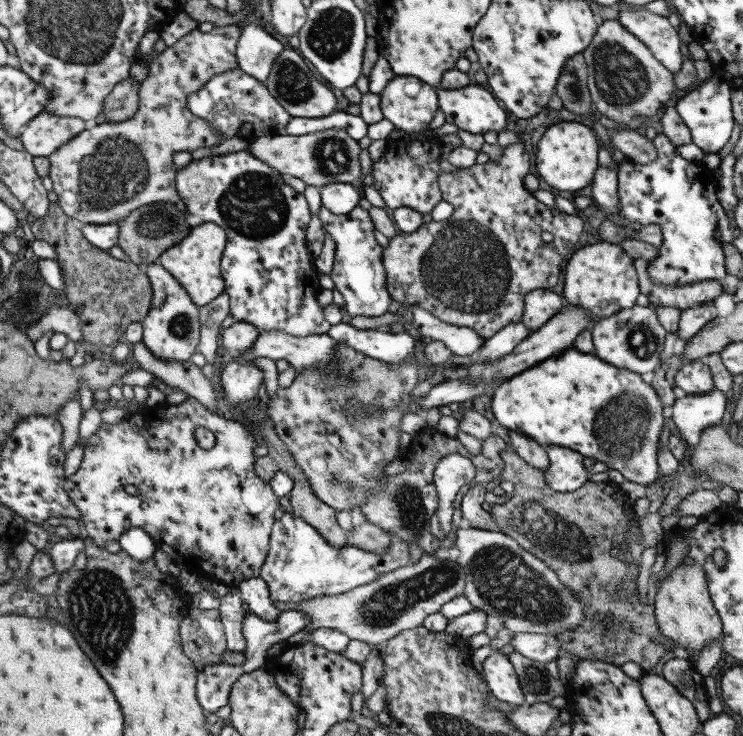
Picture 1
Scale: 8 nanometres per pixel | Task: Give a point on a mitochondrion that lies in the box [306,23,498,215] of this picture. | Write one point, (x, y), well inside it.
(332, 157)

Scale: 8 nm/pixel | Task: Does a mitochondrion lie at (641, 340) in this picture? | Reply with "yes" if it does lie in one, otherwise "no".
yes

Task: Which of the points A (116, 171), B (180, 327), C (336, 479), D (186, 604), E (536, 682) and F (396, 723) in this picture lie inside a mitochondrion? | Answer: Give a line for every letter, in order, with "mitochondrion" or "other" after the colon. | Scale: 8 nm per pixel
A: mitochondrion
B: mitochondrion
C: mitochondrion
D: other
E: mitochondrion
F: other

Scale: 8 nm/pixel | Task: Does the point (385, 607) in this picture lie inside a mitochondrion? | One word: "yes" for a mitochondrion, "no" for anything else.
yes

